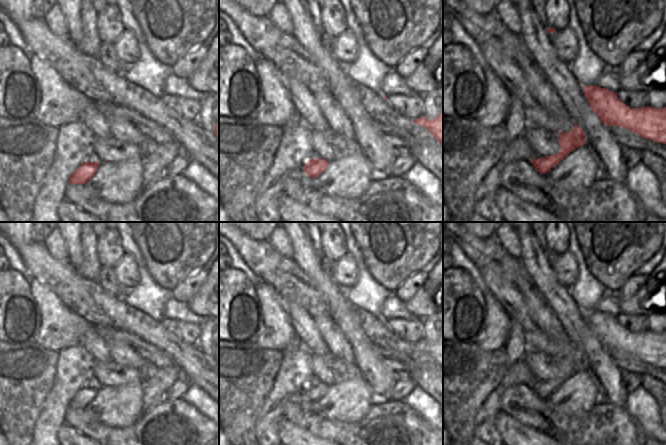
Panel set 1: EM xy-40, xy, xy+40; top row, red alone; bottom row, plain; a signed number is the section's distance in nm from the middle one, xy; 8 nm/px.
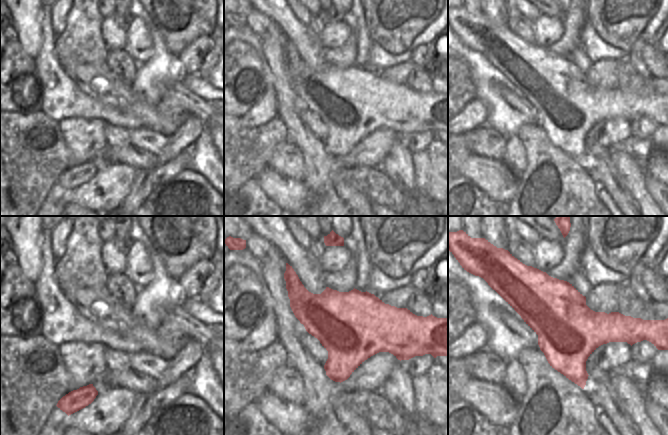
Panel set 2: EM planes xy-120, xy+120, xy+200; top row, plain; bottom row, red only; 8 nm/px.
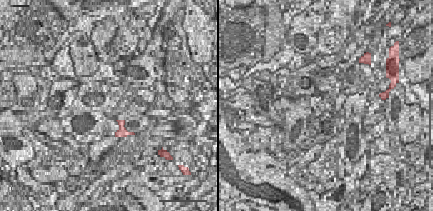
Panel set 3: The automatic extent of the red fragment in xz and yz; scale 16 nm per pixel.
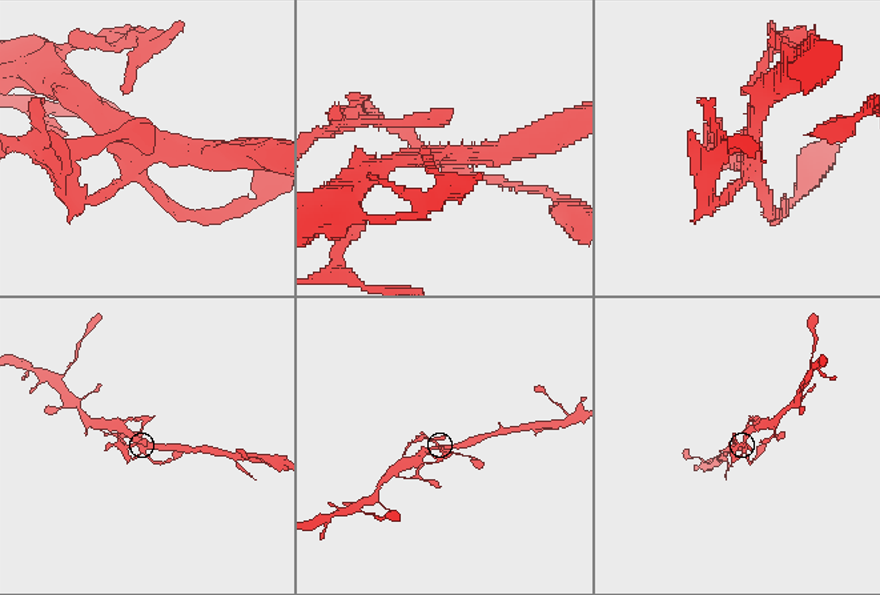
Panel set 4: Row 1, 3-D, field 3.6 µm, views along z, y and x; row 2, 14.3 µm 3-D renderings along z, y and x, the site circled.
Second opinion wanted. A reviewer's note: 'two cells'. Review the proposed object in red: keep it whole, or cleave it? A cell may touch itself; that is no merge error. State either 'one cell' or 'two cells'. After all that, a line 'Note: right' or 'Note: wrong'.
two cells
Note: right

